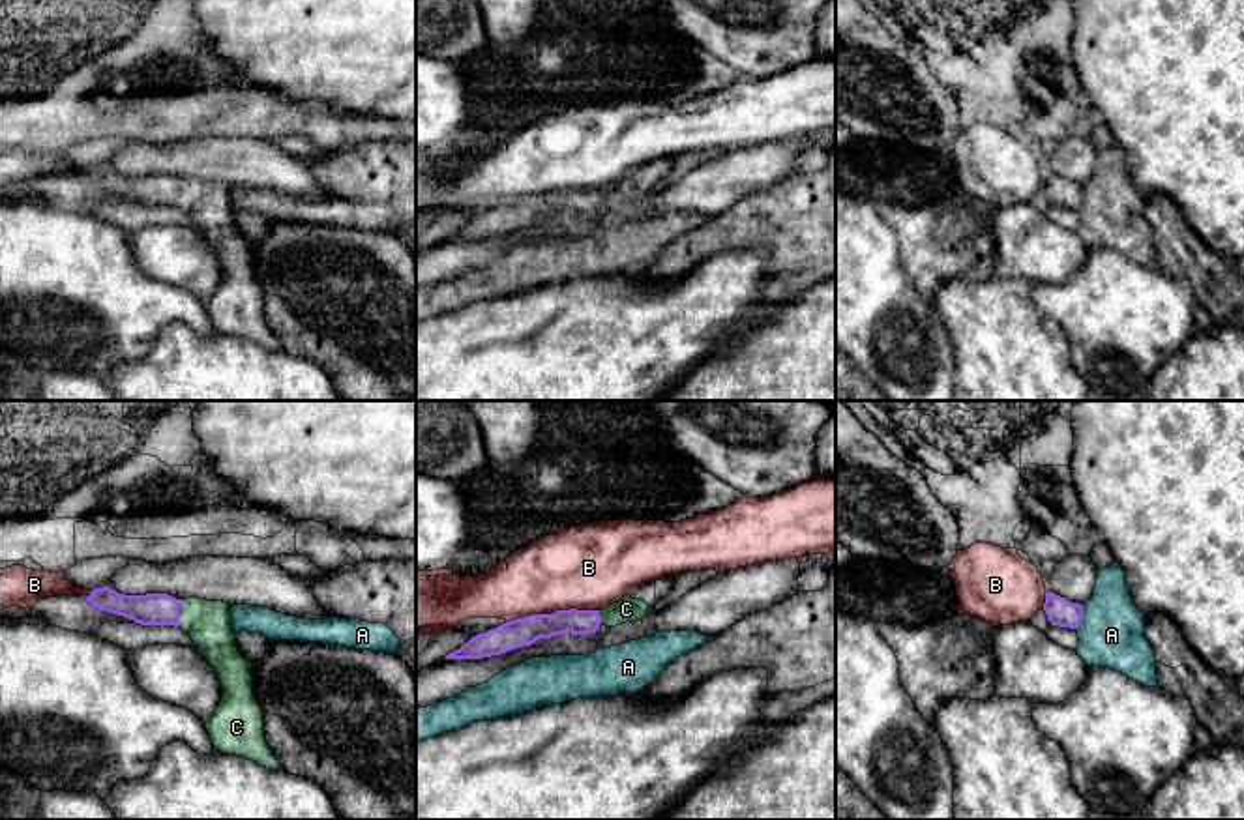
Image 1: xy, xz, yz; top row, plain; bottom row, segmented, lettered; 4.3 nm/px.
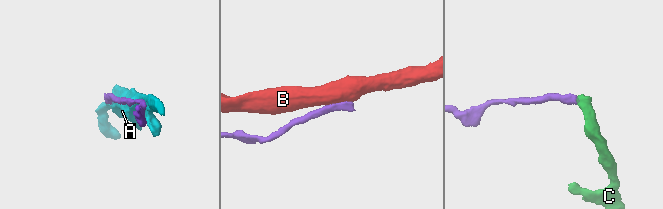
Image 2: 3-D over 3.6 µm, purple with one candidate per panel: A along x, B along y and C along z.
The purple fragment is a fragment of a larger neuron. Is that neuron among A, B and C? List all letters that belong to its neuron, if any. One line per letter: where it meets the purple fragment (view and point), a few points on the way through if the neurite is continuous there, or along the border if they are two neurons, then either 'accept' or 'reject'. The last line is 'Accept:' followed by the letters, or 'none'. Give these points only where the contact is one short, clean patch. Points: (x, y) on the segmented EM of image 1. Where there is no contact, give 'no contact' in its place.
A: yz (1081, 618) | reject
B: xz (553, 613) | along xz (598, 609), (557, 609), (551, 613), (531, 613), (506, 622) | reject
C: xy (180, 613) | across xy (154, 609), (180, 613), (207, 622) | accept
Accept: C

